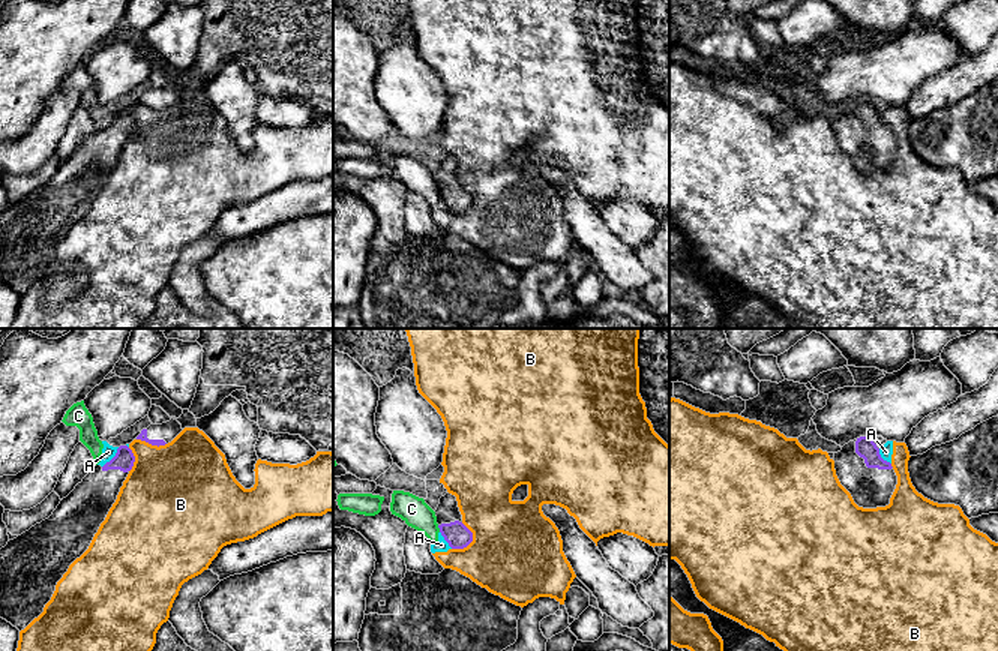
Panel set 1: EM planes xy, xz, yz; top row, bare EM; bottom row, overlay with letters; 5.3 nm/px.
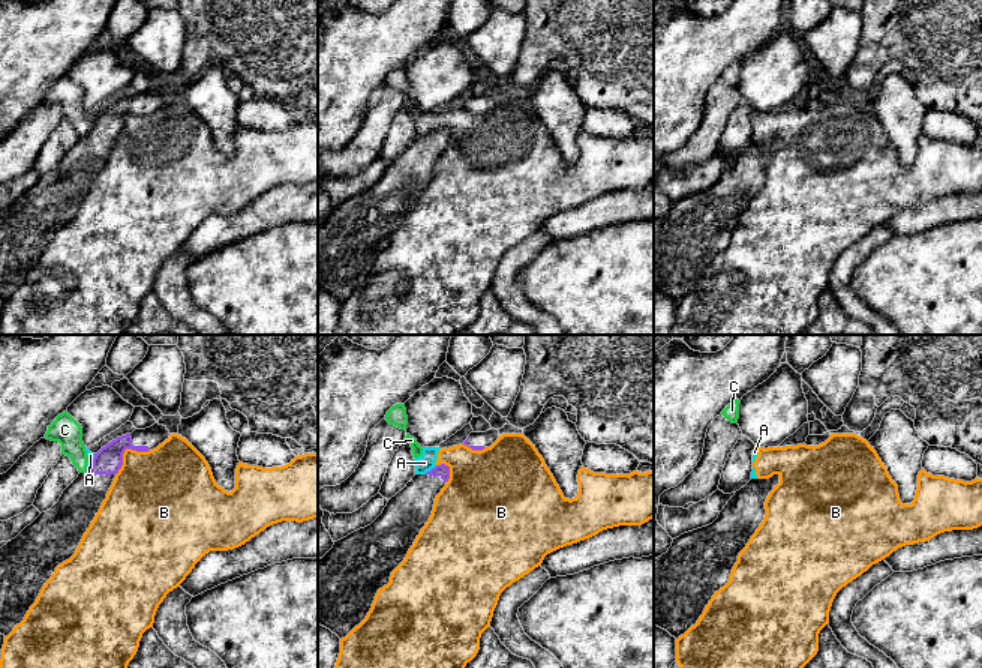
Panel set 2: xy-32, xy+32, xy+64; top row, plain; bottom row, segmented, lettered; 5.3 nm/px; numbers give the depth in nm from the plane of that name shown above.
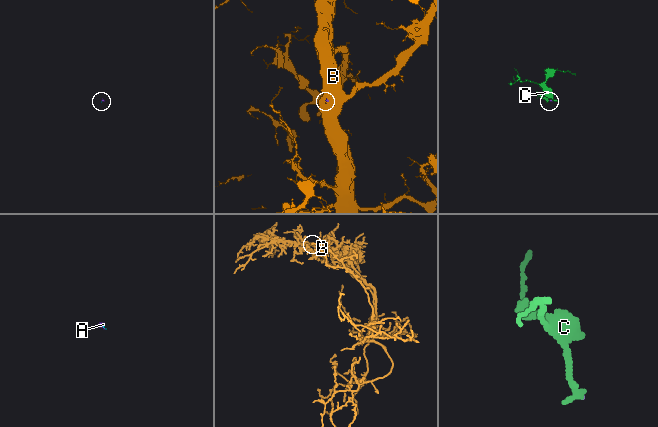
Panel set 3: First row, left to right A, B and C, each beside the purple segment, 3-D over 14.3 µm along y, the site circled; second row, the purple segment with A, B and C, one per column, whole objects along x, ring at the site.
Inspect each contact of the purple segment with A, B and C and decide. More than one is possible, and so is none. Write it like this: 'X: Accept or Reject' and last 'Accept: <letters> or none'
A: Reject
B: Reject
C: Reject
Accept: none

